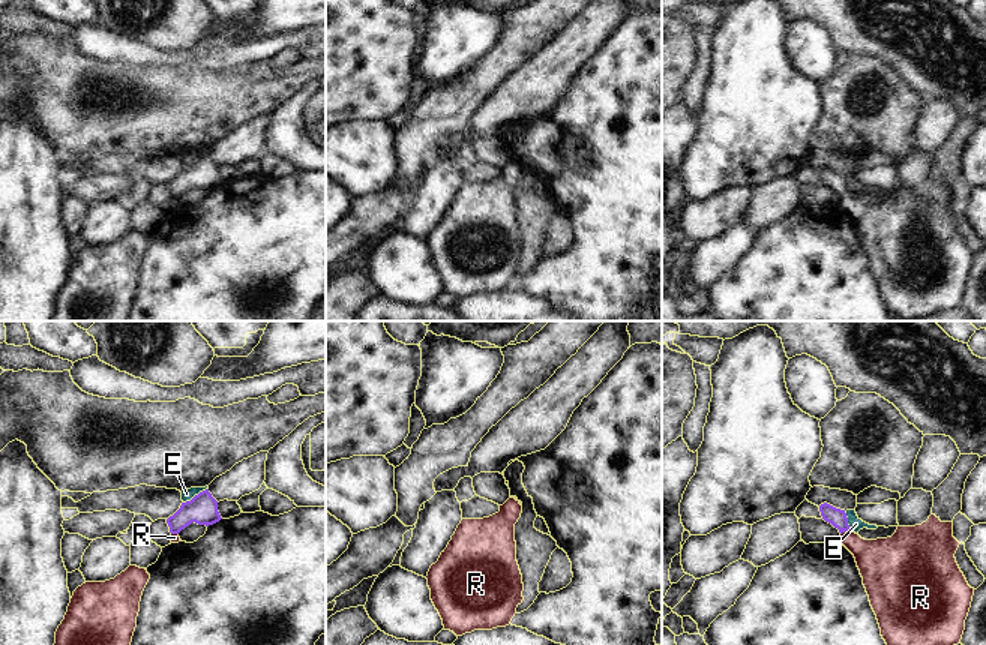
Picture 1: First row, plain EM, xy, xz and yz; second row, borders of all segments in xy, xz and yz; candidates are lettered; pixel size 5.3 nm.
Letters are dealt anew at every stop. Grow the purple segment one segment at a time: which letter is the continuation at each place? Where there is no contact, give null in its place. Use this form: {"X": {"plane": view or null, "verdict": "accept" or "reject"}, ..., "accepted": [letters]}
{"E": {"plane": "xy", "verdict": "reject"}, "R": {"plane": "yz", "verdict": "accept"}, "accepted": ["R"]}

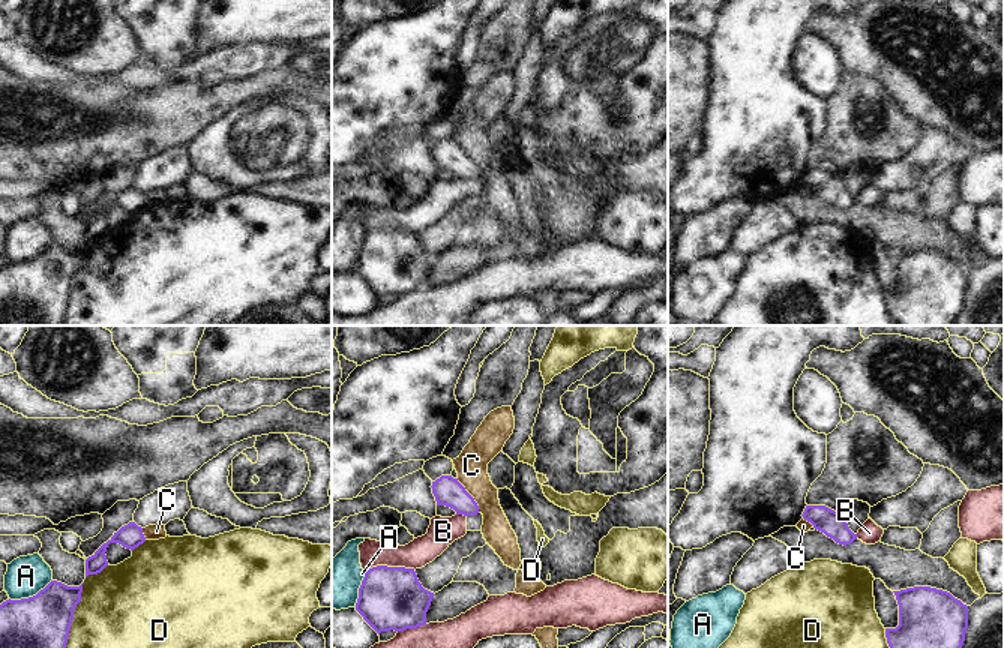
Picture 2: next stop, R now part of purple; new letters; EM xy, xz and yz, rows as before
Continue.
{"A": {"plane": "xy", "verdict": "reject"}, "B": {"plane": "xz", "verdict": "reject"}, "C": {"plane": "xz", "verdict": "reject"}, "D": {"plane": "xy", "verdict": "reject"}, "accepted": []}

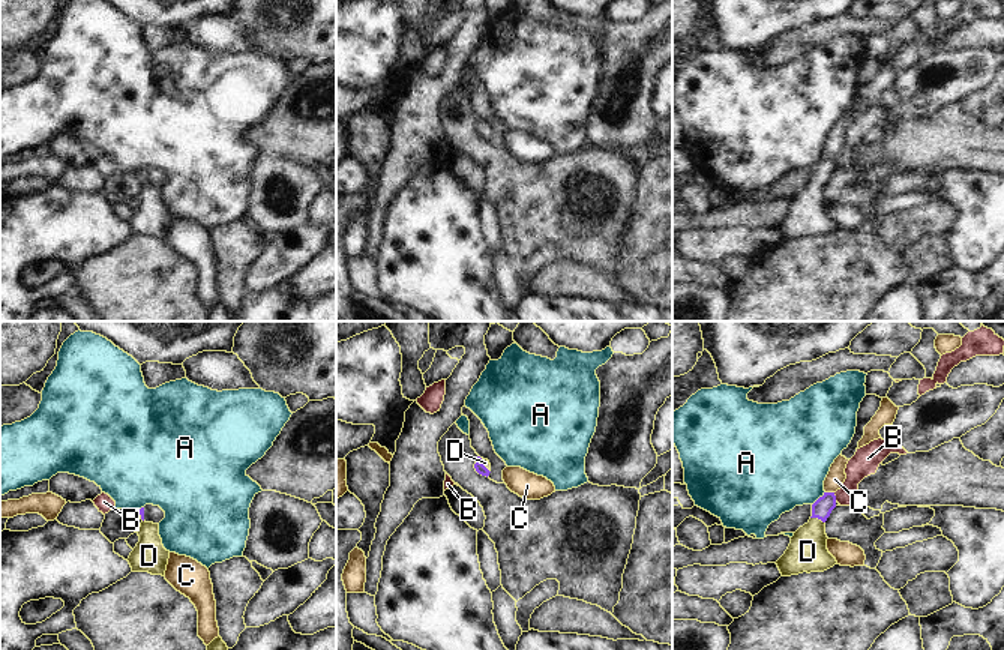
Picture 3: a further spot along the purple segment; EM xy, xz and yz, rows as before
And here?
{"A": {"plane": "yz", "verdict": "reject"}, "B": {"plane": "yz", "verdict": "reject"}, "C": {"plane": "yz", "verdict": "reject"}, "D": {"plane": "yz", "verdict": "accept"}, "accepted": ["D"]}

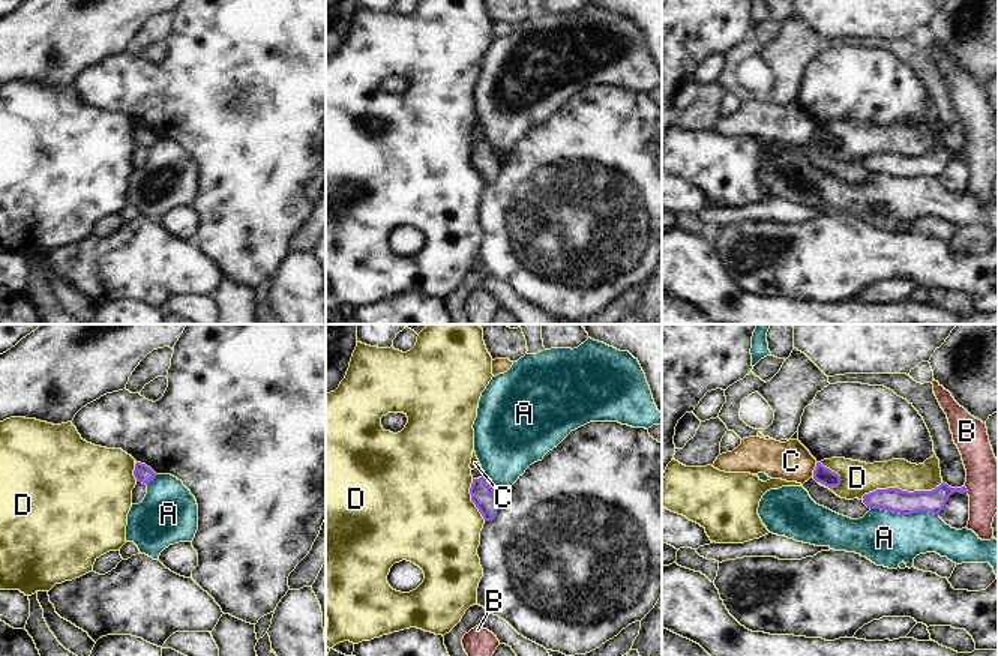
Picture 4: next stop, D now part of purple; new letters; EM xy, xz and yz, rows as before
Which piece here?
{"A": {"plane": "yz", "verdict": "reject"}, "B": {"plane": "yz", "verdict": "reject"}, "C": {"plane": "yz", "verdict": "reject"}, "D": {"plane": "yz", "verdict": "reject"}, "accepted": []}

